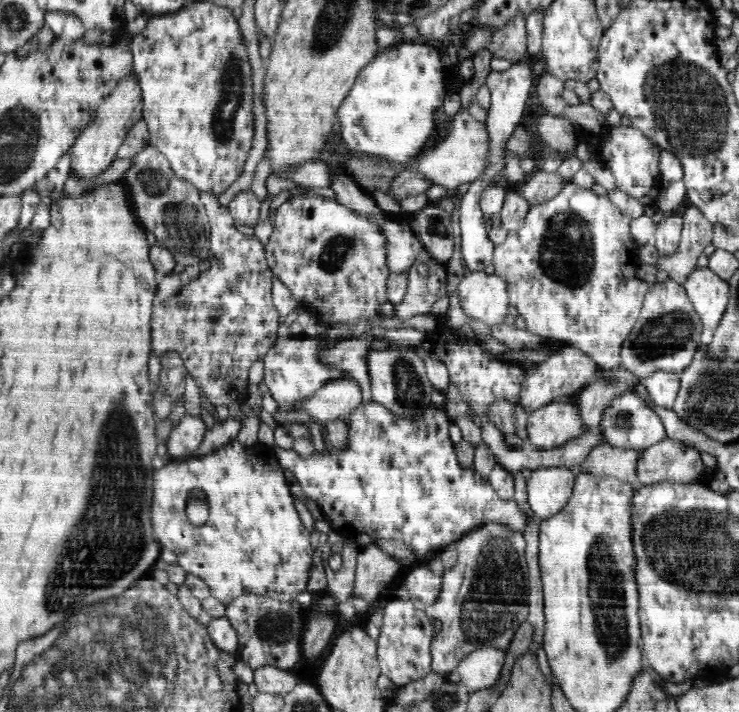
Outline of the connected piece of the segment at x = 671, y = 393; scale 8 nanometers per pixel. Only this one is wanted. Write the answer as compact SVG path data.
M656 371L640 382L646 387L650 399L660 407L672 409L680 390L679 373Z

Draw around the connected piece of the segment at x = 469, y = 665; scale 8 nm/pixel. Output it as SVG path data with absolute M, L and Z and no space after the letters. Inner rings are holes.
M494 647L474 650L458 663L459 682L464 684L470 693L493 687L504 675L504 655L505 650Z

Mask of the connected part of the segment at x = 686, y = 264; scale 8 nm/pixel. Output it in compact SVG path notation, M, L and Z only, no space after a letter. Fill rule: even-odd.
M692 204L682 209L683 229L676 252L668 258L660 259L655 265L657 270L666 270L669 278L683 285L687 276L698 267L696 263L704 248L712 243L713 223L702 211Z

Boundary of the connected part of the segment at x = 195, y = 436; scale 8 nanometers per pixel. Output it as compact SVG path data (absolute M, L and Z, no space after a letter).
M184 415L171 430L166 441L170 459L172 457L189 458L197 451L208 428L200 416Z

